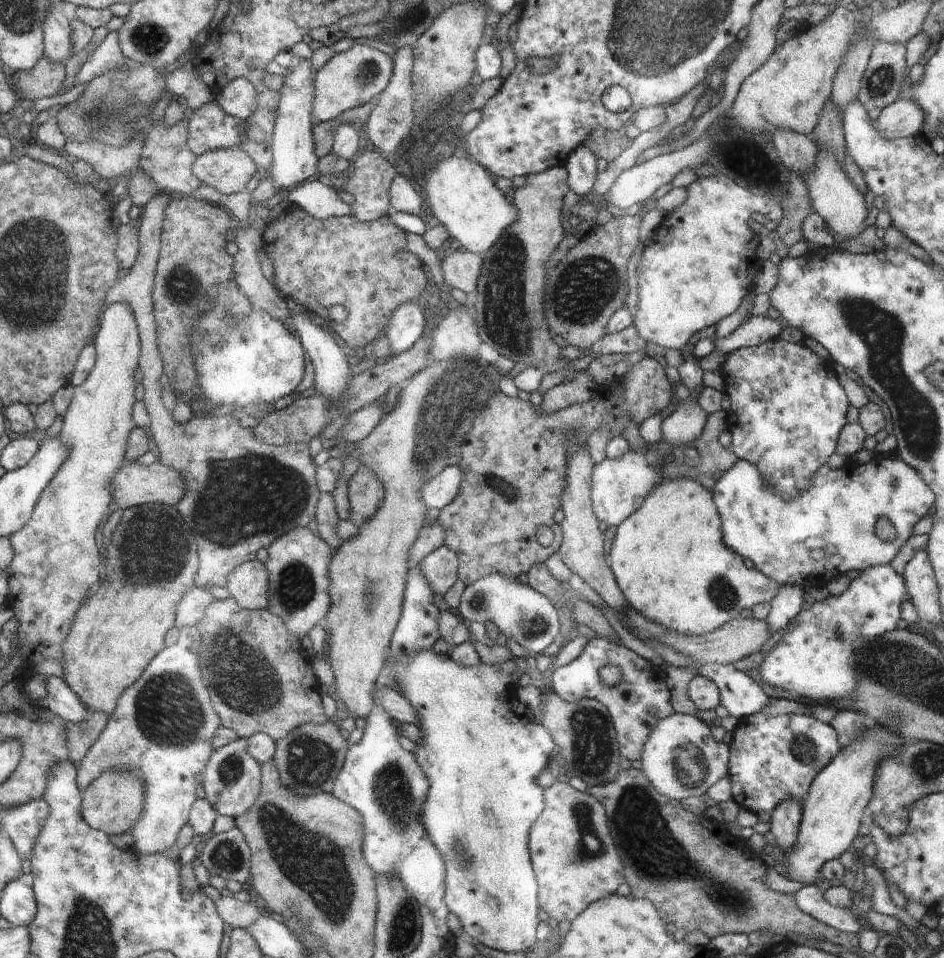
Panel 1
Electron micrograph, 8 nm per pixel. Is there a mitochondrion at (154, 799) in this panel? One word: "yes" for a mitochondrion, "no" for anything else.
no

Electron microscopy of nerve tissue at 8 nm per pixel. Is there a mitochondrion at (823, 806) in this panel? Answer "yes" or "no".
no

